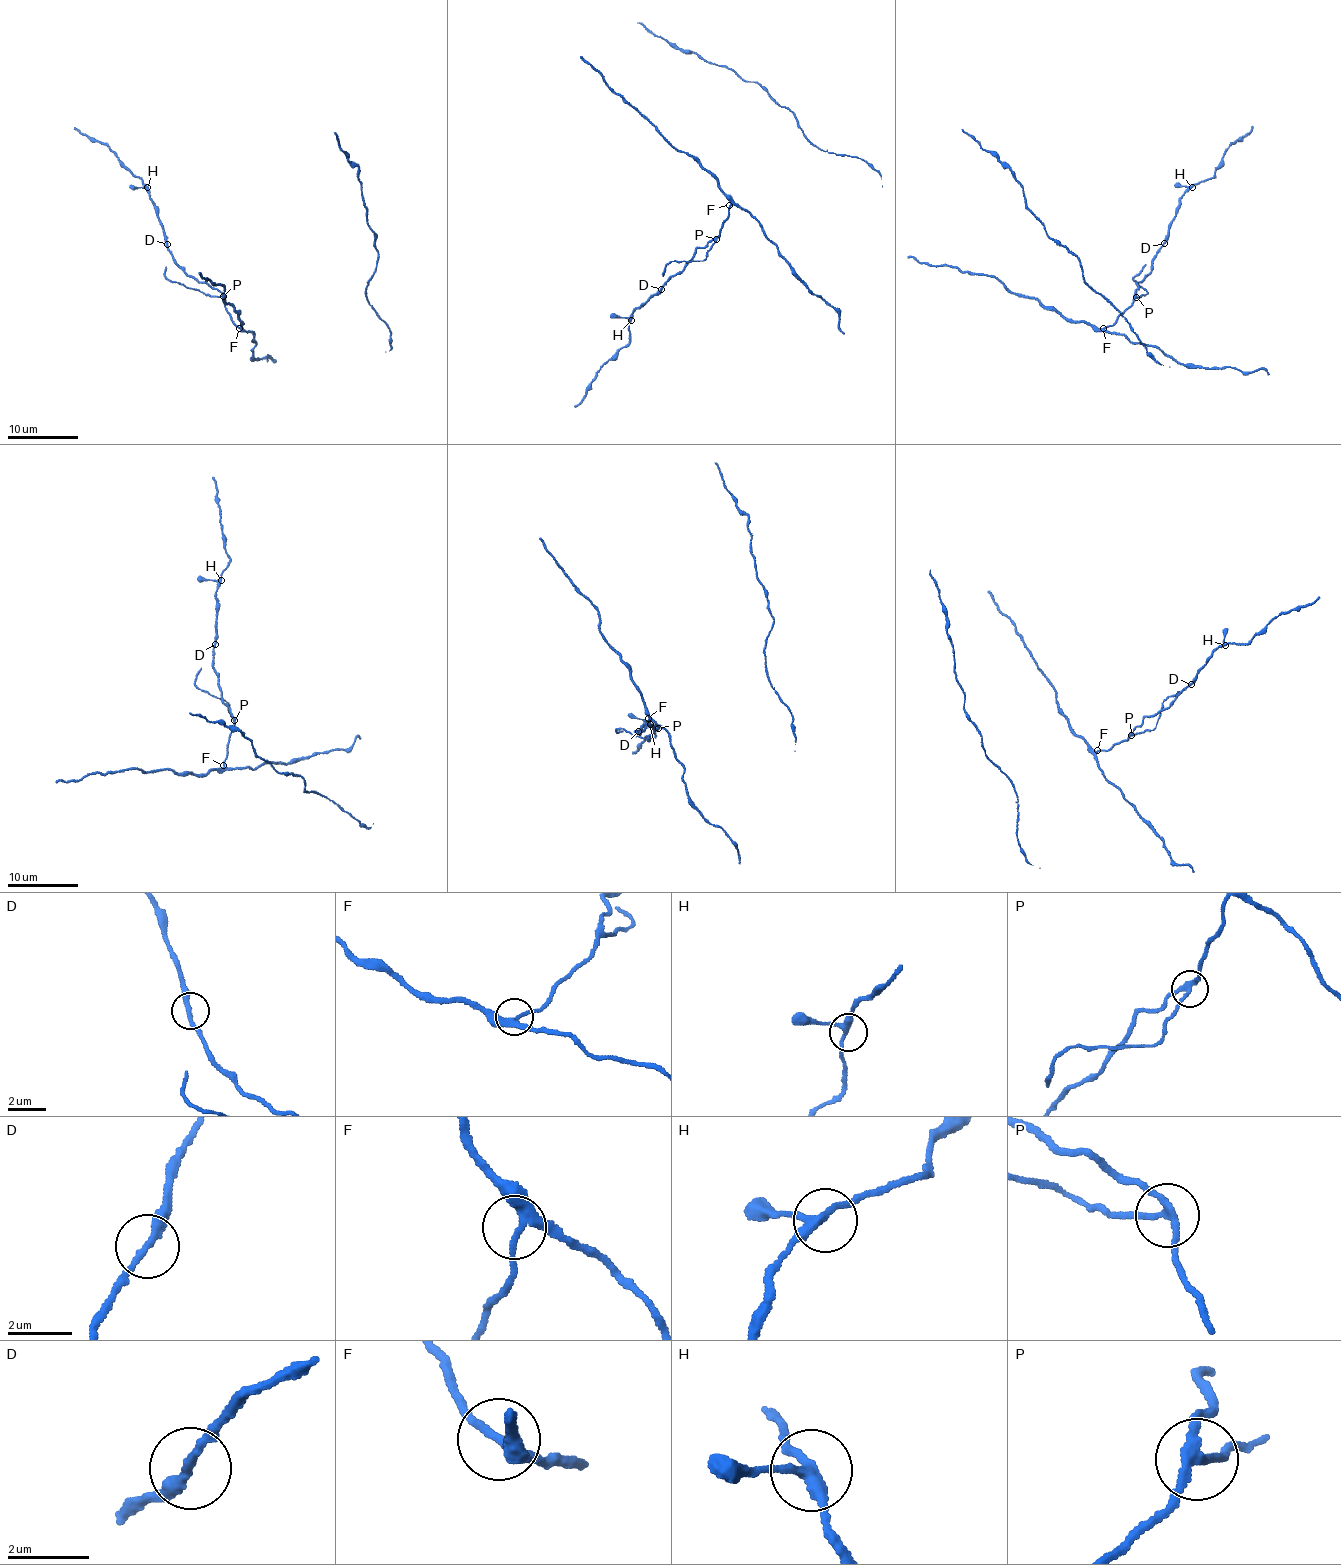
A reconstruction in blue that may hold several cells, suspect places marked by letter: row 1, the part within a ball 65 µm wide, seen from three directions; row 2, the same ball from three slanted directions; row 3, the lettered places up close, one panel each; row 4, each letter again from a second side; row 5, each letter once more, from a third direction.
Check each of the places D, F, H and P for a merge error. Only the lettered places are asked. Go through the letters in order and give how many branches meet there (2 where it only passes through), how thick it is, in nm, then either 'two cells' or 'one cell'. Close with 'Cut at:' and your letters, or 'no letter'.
D: 2 | 240 nm | one cell
F: 3 | 240 nm | one cell
H: 3 | 240 nm | one cell
P: 3 | 200 nm | two cells
Cut at: P

